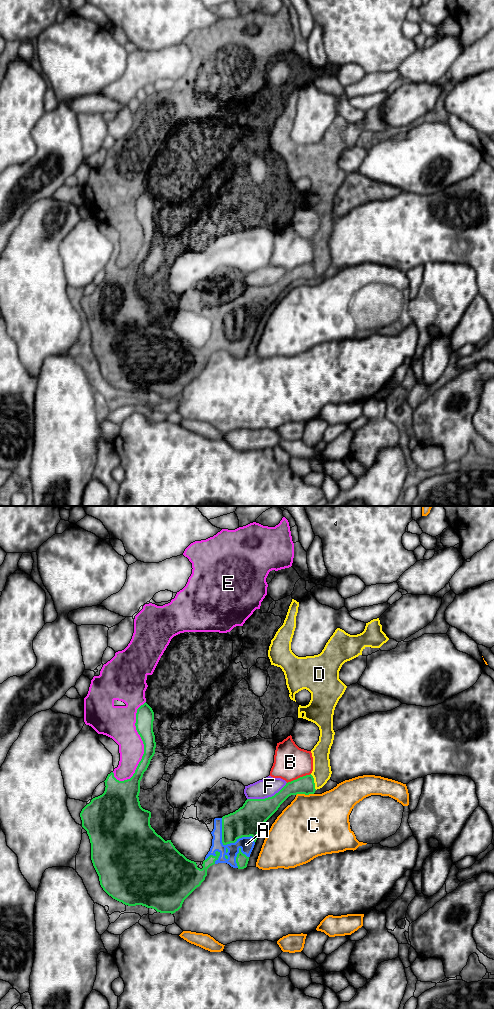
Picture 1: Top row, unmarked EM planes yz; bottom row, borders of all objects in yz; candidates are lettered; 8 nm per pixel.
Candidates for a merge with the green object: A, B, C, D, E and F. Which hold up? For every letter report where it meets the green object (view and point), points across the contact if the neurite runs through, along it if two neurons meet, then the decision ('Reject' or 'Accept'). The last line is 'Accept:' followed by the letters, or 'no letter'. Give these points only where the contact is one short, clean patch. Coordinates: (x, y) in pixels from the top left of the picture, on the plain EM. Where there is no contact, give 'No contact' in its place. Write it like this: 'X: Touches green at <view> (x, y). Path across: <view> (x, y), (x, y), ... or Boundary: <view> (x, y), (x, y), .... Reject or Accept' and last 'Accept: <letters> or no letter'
A: Touches green at yz (228, 331). Accept
B: Touches green at yz (298, 266). Reject
C: Touches green at yz (304, 281). Reject
D: Touches green at yz (313, 270). Accept
E: Touches green at yz (144, 233). Reject
F: Touches green at yz (268, 285). Reject
Accept: A, D

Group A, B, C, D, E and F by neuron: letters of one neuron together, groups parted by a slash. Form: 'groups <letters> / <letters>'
groups A D / B / C / E / F

